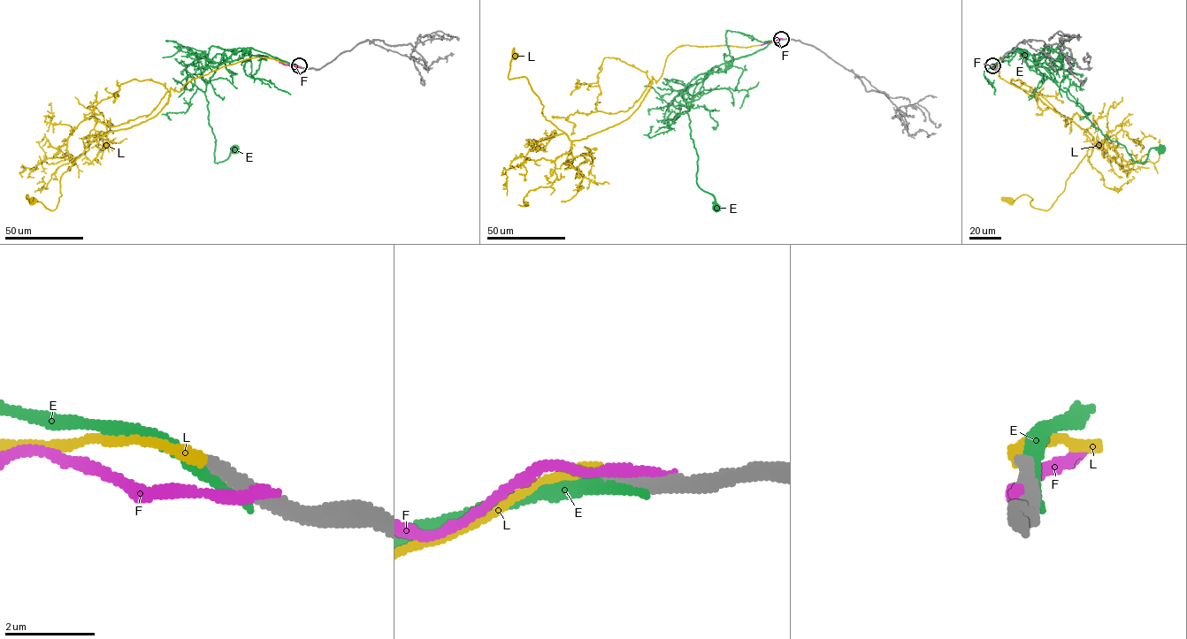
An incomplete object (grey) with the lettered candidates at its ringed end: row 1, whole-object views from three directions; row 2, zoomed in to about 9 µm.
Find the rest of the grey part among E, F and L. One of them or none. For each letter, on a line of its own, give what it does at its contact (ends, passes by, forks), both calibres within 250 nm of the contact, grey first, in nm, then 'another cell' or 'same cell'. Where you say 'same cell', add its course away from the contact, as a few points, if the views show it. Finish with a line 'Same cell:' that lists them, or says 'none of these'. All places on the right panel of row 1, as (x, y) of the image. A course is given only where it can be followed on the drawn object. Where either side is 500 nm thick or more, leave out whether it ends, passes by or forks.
E: it ends; calibres 440 and 320 nm; another cell
F: it ends; calibres 320 and 280 nm; another cell
L: it ends; calibres 320 and 240 nm; another cell
Same cell: none of these

